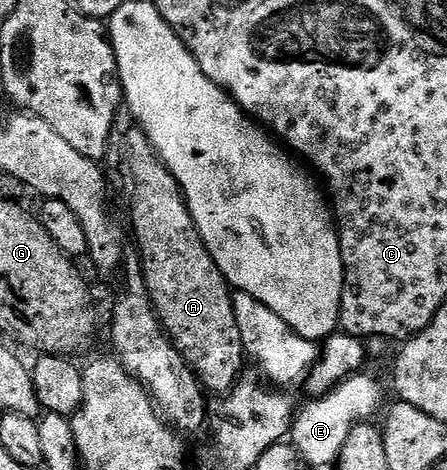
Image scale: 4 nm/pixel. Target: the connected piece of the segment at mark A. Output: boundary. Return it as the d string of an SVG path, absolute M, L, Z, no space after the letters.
M137 127L131 129L130 153L135 157L135 161L130 169L130 225L134 228L135 239L138 240L137 252L140 254L142 278L146 281L150 304L158 314L163 329L172 338L175 349L193 369L198 384L207 394L225 395L234 388L240 375L238 371L242 367L242 361L244 365L242 340L236 327L231 286L226 284L225 275L220 271L220 267L216 267L208 247L200 239L200 231L182 199L174 176L158 158L146 134Z

